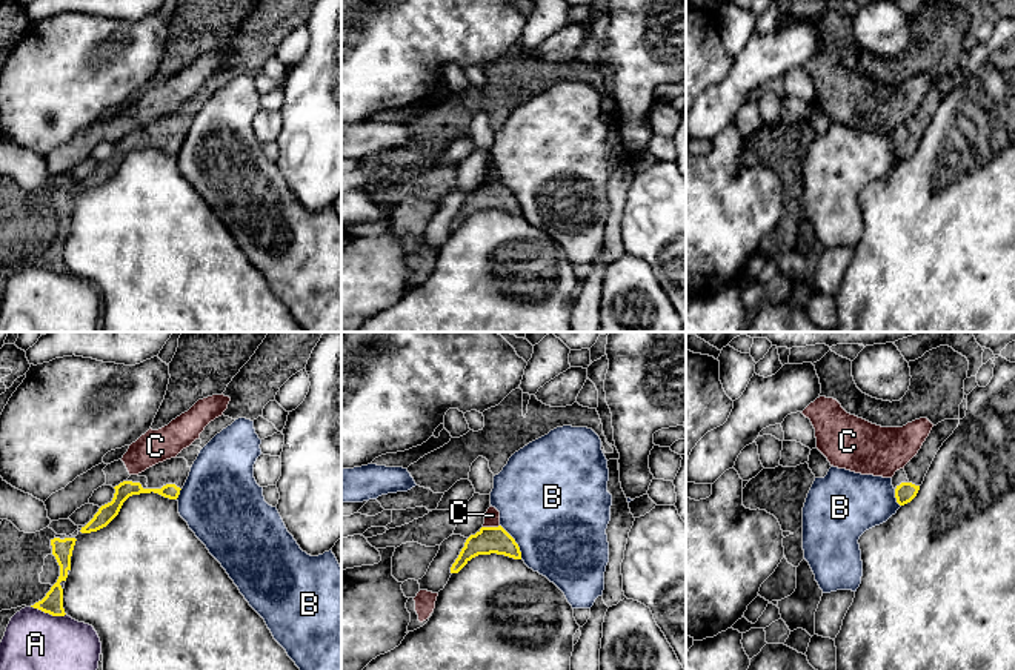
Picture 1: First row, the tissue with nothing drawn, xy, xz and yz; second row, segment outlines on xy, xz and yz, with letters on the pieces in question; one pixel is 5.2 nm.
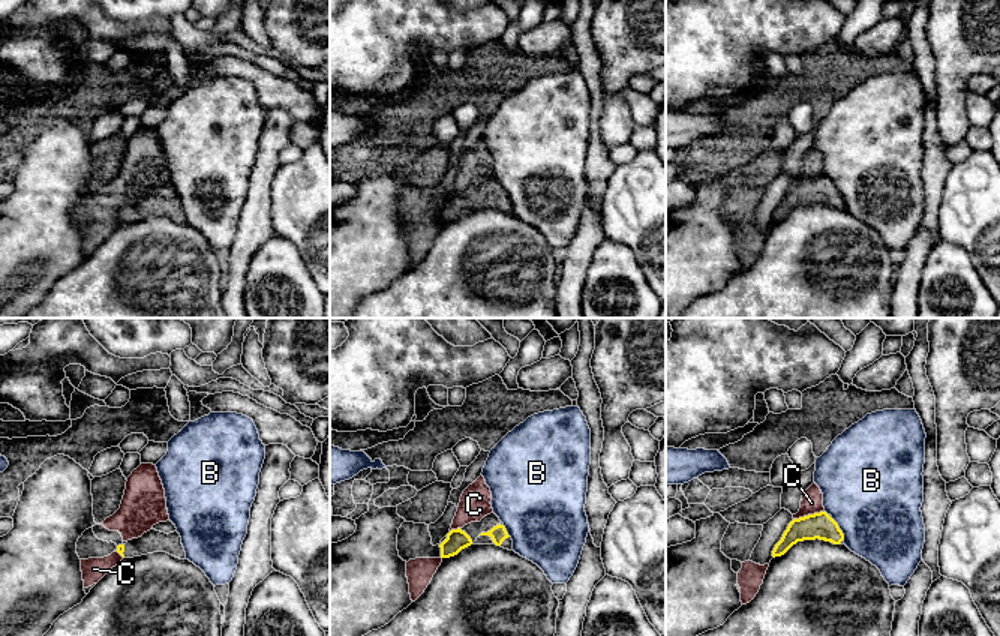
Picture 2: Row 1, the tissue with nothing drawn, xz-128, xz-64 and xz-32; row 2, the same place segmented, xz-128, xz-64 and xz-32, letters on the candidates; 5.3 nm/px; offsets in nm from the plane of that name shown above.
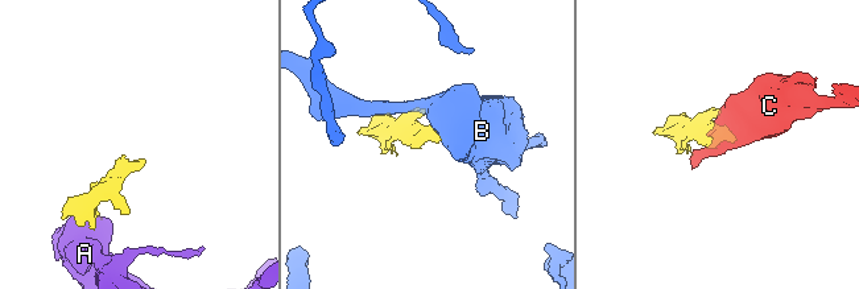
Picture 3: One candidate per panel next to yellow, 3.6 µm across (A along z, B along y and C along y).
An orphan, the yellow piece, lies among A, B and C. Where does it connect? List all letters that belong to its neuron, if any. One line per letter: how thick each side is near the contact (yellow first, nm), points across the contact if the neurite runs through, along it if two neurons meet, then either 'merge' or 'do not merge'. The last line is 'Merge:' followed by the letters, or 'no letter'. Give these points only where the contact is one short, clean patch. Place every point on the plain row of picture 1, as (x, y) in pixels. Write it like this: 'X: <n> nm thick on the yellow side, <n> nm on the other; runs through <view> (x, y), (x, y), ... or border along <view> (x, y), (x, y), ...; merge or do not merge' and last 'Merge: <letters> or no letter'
A: 110 nm thick on the yellow side, 480 nm on the other; do not merge
B: 140 nm thick on the yellow side, 480 nm on the other; border along xz (500, 180), (517, 200), (522, 214); do not merge
C: 140 nm thick on the yellow side, 80 nm on the other; border along xz (499, 180), (483, 183); do not merge
Merge: no letter

